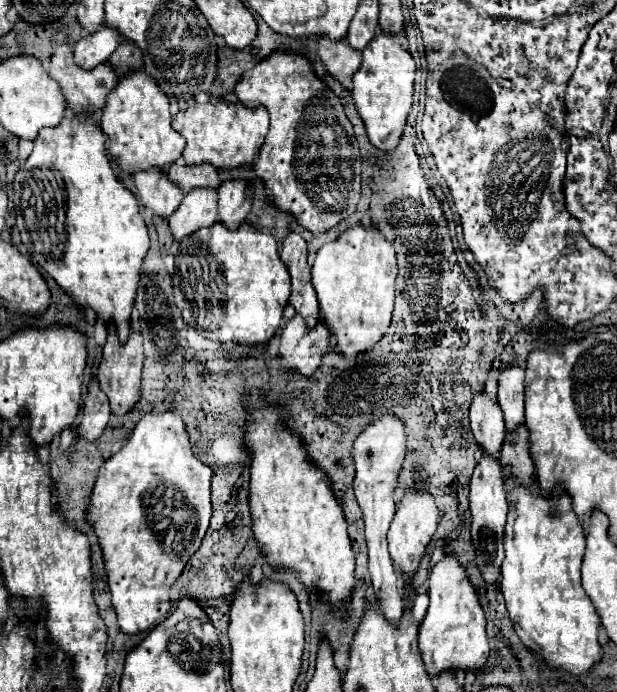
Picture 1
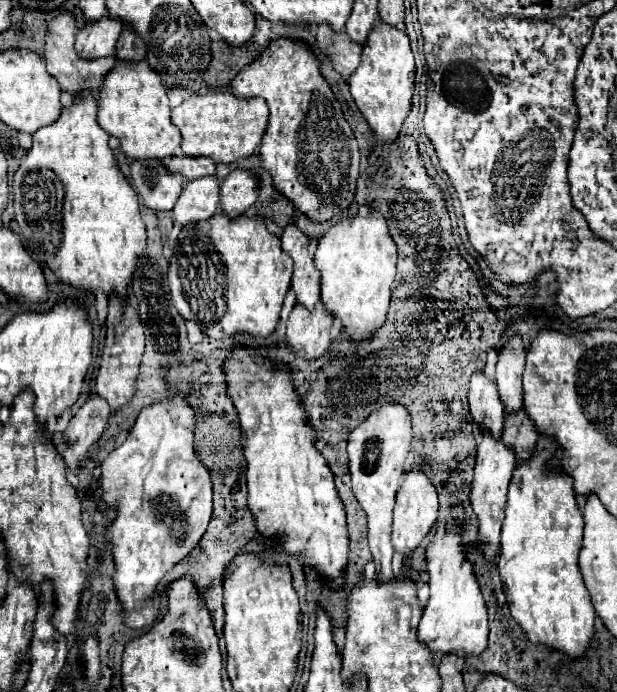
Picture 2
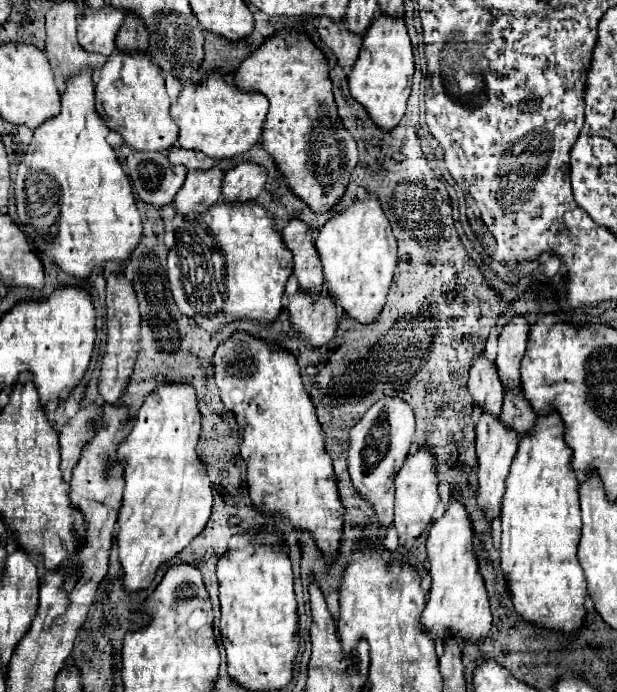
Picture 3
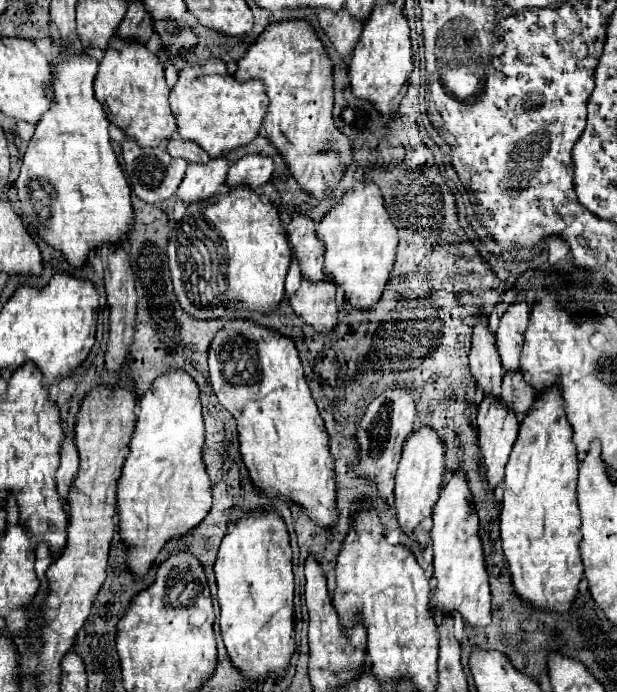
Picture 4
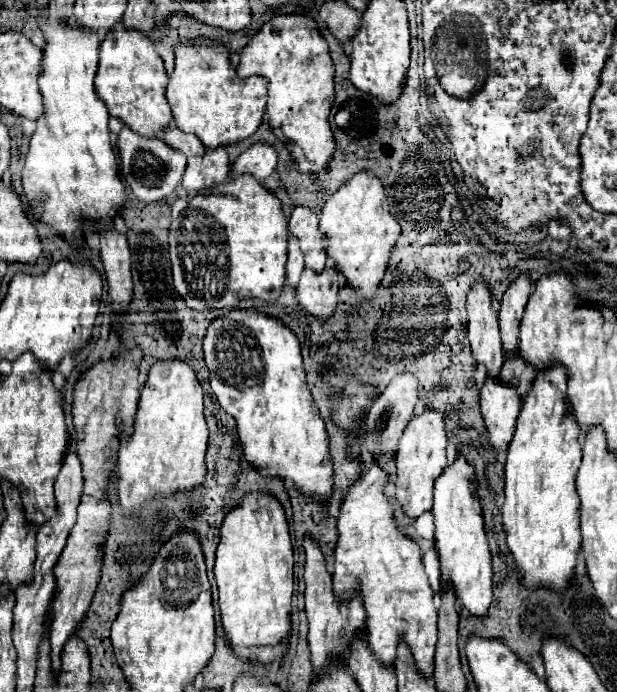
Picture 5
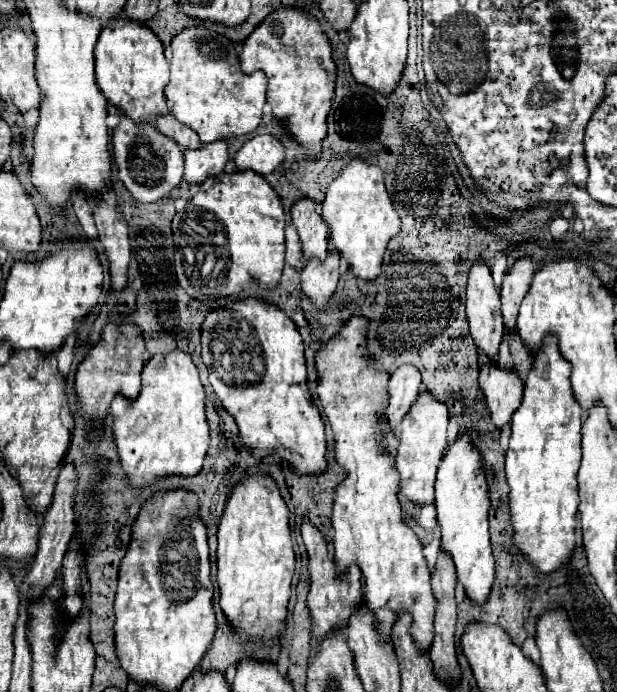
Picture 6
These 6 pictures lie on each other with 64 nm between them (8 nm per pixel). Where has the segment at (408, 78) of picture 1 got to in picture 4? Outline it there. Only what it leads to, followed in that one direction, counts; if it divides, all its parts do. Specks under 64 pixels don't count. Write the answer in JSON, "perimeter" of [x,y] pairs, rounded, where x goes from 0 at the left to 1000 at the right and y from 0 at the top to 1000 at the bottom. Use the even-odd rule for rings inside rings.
{"perimeter":[[[609,6],[603,12],[596,32],[590,32],[590,43],[574,69],[564,101],[567,124],[577,139],[606,147],[613,162],[626,171],[645,159],[645,150],[658,136],[655,124],[668,104],[665,40],[648,6]]]}

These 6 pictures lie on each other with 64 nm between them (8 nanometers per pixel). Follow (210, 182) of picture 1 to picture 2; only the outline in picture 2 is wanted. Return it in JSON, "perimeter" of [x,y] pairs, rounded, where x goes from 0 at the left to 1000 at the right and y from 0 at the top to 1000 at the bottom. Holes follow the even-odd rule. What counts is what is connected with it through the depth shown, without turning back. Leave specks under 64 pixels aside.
{"perimeter":[[[276,225],[276,228],[266,228],[266,240],[276,249],[298,251],[301,260],[314,260],[314,257],[337,254],[337,251],[350,249],[347,231],[337,231],[331,225],[324,225],[324,228],[318,228],[318,225],[314,228],[311,225]]]}

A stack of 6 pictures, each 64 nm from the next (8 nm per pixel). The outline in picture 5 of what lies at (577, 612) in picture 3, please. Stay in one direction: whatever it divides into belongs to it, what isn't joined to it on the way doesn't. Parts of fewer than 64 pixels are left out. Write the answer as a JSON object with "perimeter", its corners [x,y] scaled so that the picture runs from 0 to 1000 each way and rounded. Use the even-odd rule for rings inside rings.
{"perimeter":[[[895,526],[895,532],[882,538],[869,538],[869,549],[862,552],[862,566],[856,566],[846,581],[846,592],[836,607],[836,624],[823,645],[823,665],[817,671],[820,691],[820,725],[814,737],[817,763],[823,769],[820,786],[836,809],[843,824],[843,835],[853,847],[891,844],[895,850],[914,850],[924,841],[934,818],[934,798],[940,792],[940,743],[937,743],[937,711],[934,711],[934,682],[940,676],[943,647],[940,647],[940,616],[927,607],[927,595],[921,590],[921,572],[914,572],[914,549],[921,549],[921,538],[908,532],[908,526]]]}

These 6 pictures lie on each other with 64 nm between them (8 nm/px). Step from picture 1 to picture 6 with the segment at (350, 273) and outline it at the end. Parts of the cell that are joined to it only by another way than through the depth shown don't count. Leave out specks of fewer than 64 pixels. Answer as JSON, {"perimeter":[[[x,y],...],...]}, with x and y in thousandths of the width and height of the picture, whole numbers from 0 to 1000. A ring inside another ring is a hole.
{"perimeter":[[[567,231],[545,254],[541,263],[535,263],[528,286],[522,292],[522,312],[535,327],[535,347],[538,358],[551,364],[551,370],[564,379],[564,384],[574,390],[574,396],[587,405],[606,405],[616,396],[622,361],[629,355],[629,347],[648,335],[648,312],[626,277],[622,269],[622,249],[609,243],[606,237],[596,237],[593,231]]]}

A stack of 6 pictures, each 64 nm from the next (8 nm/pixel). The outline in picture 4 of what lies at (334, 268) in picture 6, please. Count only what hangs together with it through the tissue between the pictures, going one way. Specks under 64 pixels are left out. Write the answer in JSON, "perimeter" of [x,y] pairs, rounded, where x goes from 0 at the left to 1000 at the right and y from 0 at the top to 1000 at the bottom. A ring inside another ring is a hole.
{"perimeter":[[[532,402],[519,405],[519,410],[489,405],[483,422],[470,428],[470,439],[476,451],[493,462],[493,468],[502,468],[515,480],[532,480],[548,465],[545,419],[545,410],[538,410]]]}

